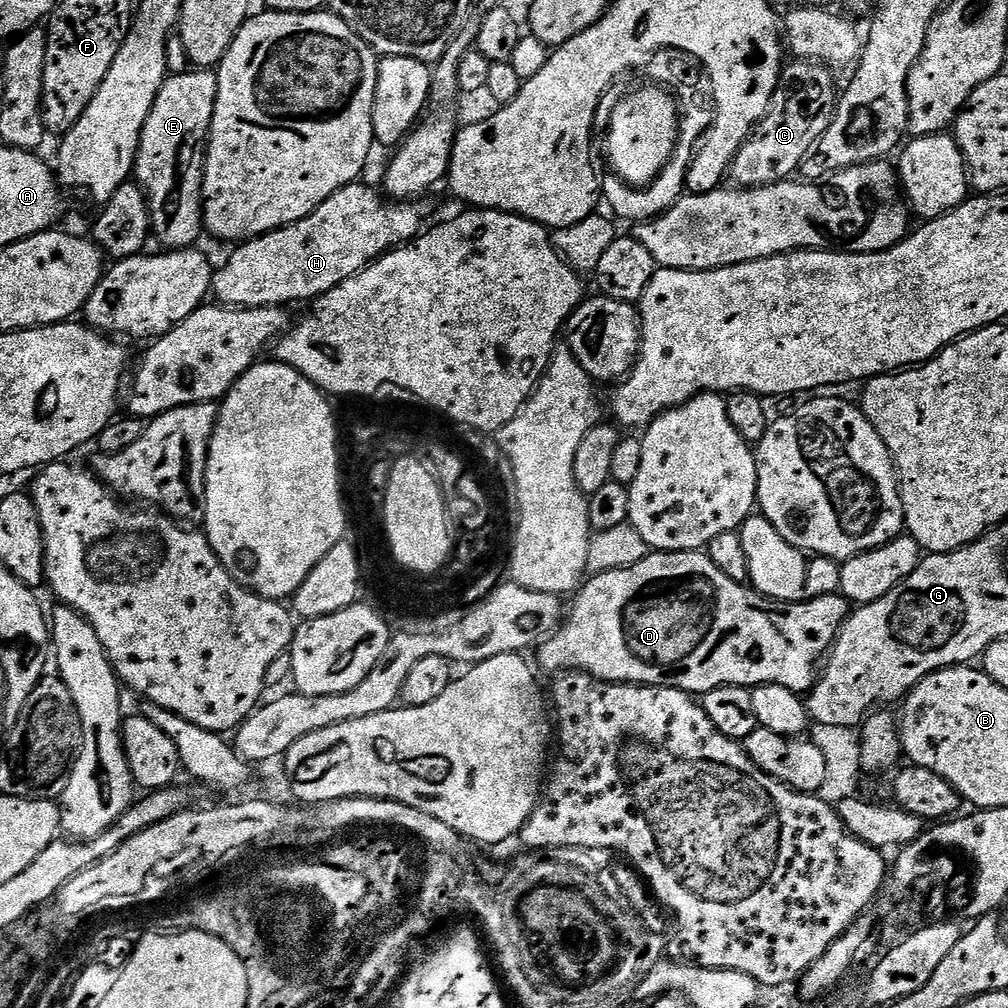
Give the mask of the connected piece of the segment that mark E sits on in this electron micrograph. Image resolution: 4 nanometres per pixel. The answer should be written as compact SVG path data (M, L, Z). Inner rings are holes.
M189 70L178 74L177 76L169 75L164 81L162 90L158 94L158 98L154 102L154 106L150 110L150 118L146 118L146 126L142 130L142 138L140 139L140 149L136 151L136 167L134 169L135 179L141 188L144 189L144 195L148 197L148 215L150 217L150 232L153 237L156 236L161 240L163 247L168 250L177 248L191 248L197 242L200 232L205 231L204 226L204 210L202 207L202 197L204 195L204 154L208 143L208 132L212 129L212 115L214 114L214 106L218 98L218 76L212 70Z

